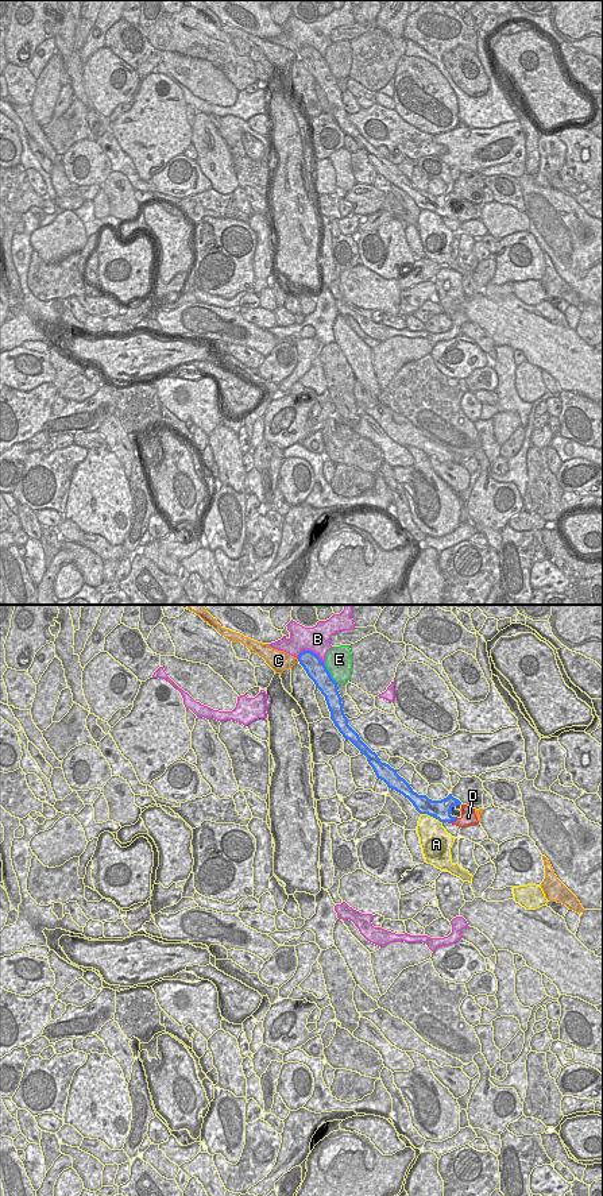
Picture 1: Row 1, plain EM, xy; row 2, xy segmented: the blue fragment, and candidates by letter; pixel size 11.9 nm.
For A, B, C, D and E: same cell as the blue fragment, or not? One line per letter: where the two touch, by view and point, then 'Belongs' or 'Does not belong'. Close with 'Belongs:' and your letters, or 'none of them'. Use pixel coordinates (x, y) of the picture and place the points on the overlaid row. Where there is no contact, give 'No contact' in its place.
A: Touches blue at xy (431, 816). Does not belong
B: Touches blue at xy (310, 651). Does not belong
C: Touches blue at xy (297, 658). Does not belong
D: Touches blue at xy (452, 821). Belongs
E: Touches blue at xy (329, 674). Does not belong
Belongs: D.

